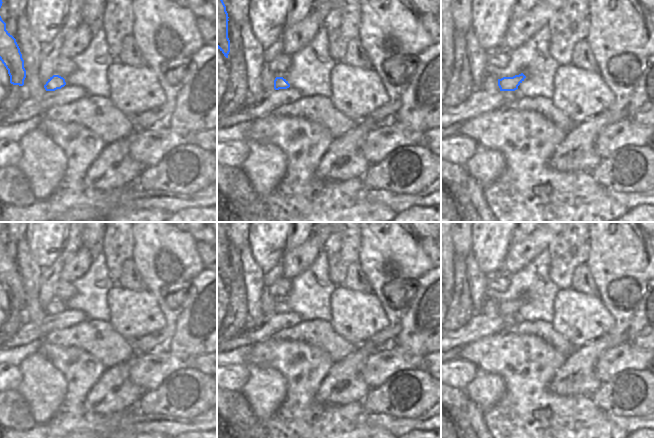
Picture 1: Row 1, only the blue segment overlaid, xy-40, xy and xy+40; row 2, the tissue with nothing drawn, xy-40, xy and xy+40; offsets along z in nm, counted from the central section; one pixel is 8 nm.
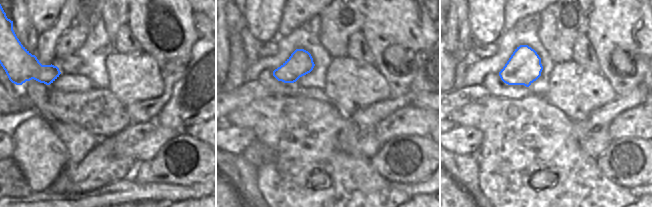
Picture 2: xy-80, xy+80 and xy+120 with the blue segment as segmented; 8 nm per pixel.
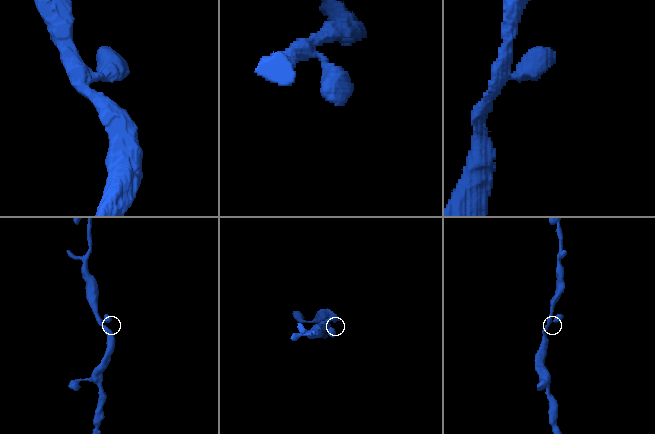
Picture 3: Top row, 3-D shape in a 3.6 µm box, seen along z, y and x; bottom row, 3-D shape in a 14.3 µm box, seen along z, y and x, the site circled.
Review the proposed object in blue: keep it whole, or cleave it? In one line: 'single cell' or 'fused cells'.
single cell

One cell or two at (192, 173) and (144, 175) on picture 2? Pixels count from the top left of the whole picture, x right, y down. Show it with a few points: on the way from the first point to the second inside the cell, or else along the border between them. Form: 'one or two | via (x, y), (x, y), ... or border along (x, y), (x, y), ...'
one | via (180, 177), (176, 177), (171, 173), (156, 173)

